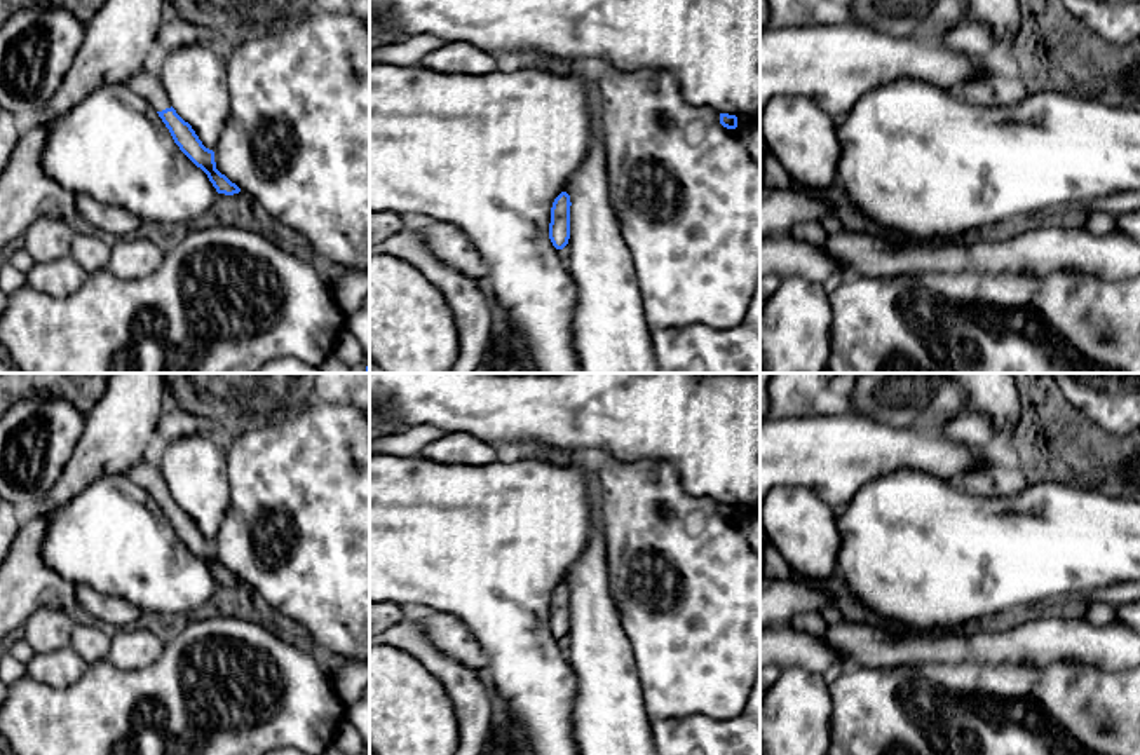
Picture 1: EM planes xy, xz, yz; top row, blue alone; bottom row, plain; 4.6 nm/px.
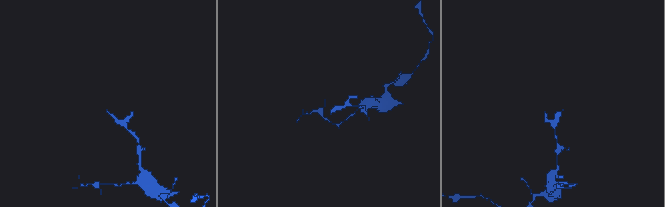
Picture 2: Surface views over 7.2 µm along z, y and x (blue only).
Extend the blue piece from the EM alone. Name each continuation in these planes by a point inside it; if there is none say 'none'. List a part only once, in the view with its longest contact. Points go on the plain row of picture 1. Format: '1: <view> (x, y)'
1: xy (145, 473)

